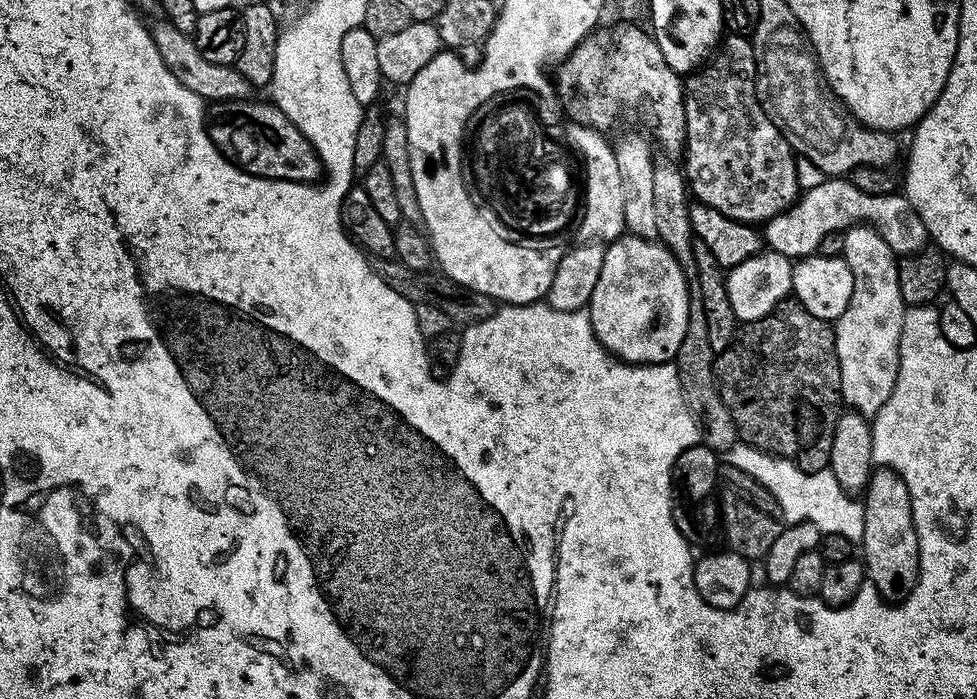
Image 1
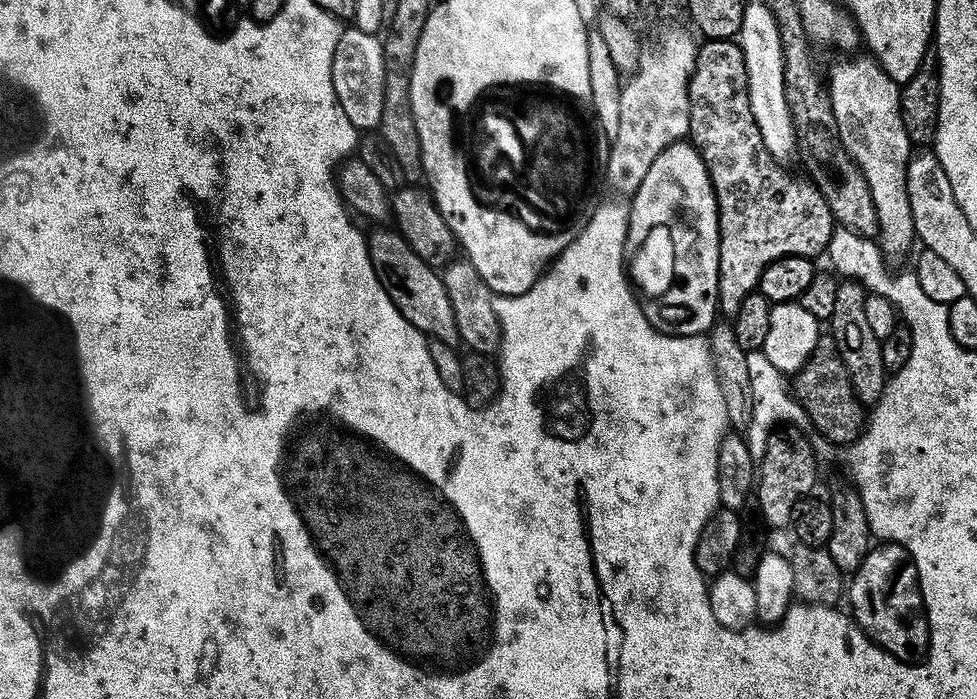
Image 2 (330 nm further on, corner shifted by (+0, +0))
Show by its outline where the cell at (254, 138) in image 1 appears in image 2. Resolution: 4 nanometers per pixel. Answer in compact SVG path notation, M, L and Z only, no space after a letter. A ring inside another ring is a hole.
M376 226L371 233L367 233L368 253L370 262L374 266L374 274L386 290L390 302L402 314L402 318L412 320L413 323L425 328L430 340L446 342L453 346L460 344L458 322L454 322L454 306L450 306L450 294L446 294L444 277L435 268L431 268L402 238L399 232L388 226Z

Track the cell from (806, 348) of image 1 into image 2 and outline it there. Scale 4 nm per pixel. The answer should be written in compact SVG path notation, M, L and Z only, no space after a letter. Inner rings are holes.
M821 334L810 358L795 373L793 380L790 384L791 391L812 420L812 427L816 432L820 431L830 443L841 446L853 444L862 435L866 423L866 408L854 394L840 351L830 334Z

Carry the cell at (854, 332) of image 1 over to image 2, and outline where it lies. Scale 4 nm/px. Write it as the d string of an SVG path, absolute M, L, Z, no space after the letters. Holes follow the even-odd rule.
M848 54L845 60L840 60L832 68L832 73L827 73L826 82L828 89L828 96L832 100L832 109L834 110L834 118L838 126L838 134L842 146L846 146L846 150L850 154L850 158L854 158L854 162L858 166L858 170L862 170L862 174L866 178L866 186L870 186L870 198L874 198L874 210L878 214L878 243L880 251L884 253L885 257L900 260L908 251L913 251L912 244L917 243L916 231L914 230L914 214L910 214L910 194L906 194L906 170L908 169L908 162L914 154L914 145L912 139L906 134L904 123L902 122L902 114L900 113L900 90L901 85L894 82L894 78L890 78L890 74L886 74L886 70L882 70L882 66L870 54L863 54L864 56L852 56L856 54Z

